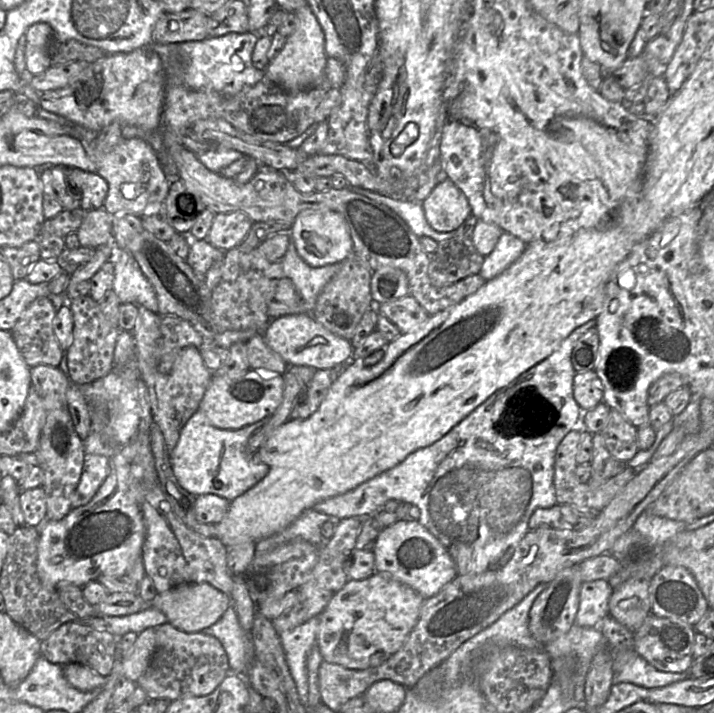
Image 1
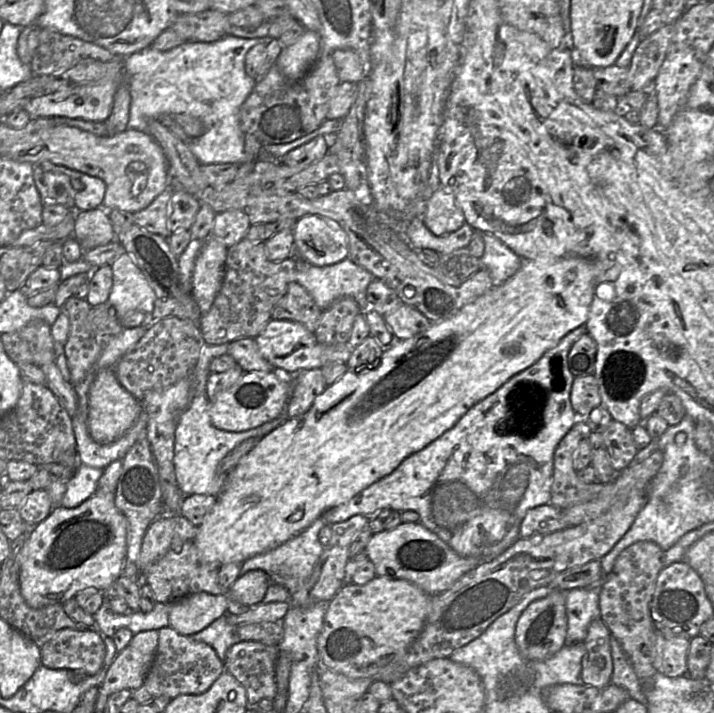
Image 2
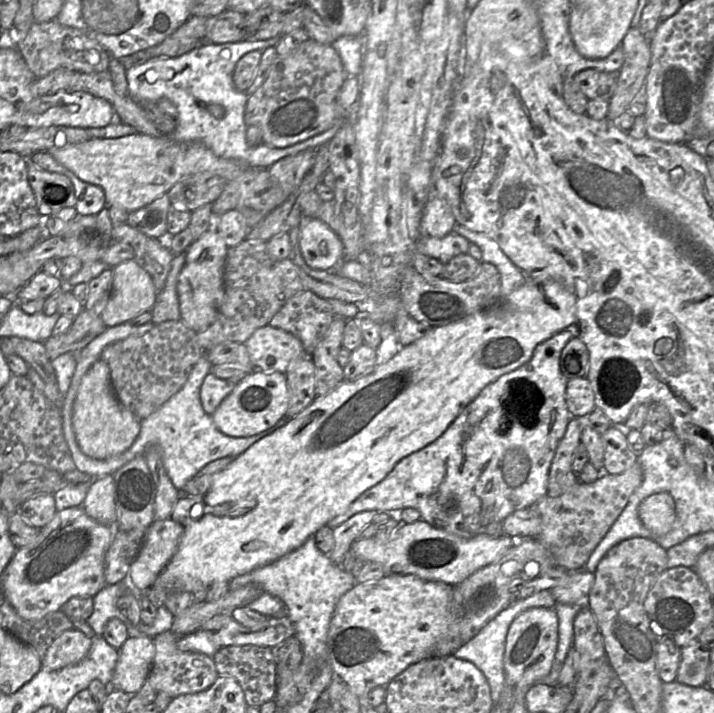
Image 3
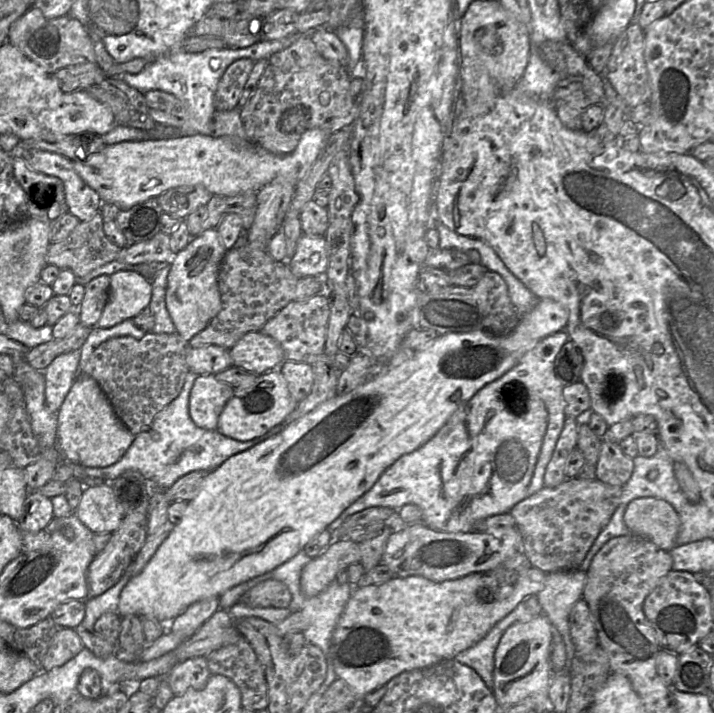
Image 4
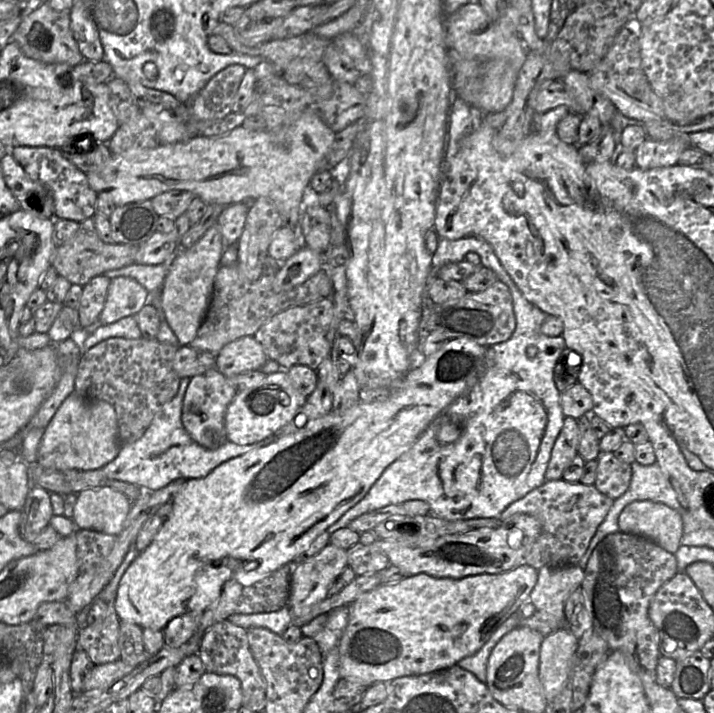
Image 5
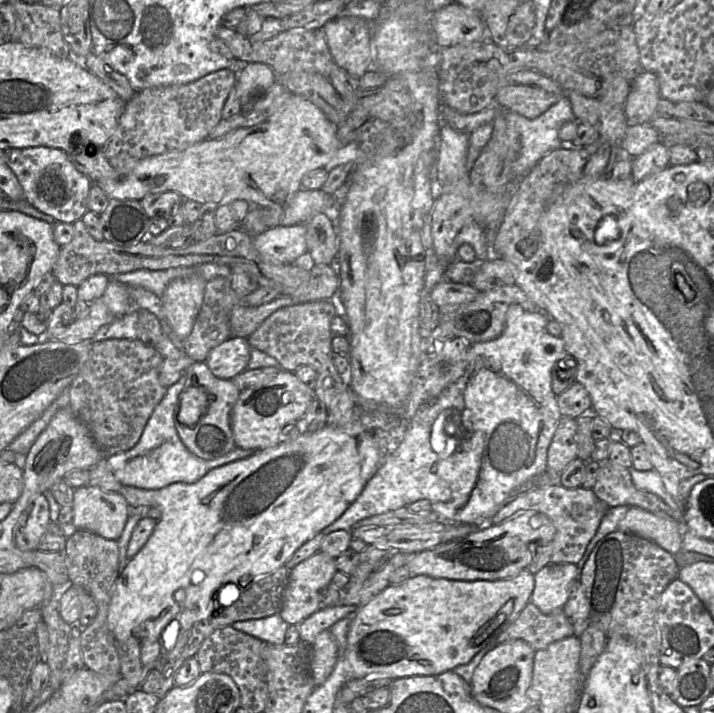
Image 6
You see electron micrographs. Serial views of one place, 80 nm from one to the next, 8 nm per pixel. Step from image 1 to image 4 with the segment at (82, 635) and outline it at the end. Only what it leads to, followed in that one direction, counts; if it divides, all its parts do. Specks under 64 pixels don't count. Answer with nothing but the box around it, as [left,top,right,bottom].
[41,628,84,671]

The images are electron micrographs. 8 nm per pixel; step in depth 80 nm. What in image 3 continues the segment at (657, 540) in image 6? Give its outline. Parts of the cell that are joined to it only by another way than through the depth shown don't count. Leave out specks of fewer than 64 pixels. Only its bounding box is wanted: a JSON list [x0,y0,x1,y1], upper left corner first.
[638,492,676,535]

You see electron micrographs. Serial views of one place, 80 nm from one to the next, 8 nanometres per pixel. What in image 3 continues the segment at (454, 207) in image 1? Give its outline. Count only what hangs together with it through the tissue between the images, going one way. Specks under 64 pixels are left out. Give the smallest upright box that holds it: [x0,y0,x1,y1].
[421,194,456,238]

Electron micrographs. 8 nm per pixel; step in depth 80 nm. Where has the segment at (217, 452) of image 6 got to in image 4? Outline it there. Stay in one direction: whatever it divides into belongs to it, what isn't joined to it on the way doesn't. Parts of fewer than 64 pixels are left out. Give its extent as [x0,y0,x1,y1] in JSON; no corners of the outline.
[189,375,234,430]

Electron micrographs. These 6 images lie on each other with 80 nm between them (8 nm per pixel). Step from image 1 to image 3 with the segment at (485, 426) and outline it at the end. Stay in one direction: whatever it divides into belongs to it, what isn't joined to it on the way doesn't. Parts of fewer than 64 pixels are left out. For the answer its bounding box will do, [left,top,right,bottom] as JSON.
[327,329,575,538]

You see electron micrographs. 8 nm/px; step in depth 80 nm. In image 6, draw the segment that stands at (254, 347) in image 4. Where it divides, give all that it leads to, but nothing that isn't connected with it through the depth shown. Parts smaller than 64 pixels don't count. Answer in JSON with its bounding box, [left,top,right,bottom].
[205,337,250,379]

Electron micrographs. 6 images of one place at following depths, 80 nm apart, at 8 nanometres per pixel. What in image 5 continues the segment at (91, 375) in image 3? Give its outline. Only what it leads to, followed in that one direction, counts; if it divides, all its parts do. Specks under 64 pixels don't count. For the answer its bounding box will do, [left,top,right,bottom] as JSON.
[37,392,122,472]

